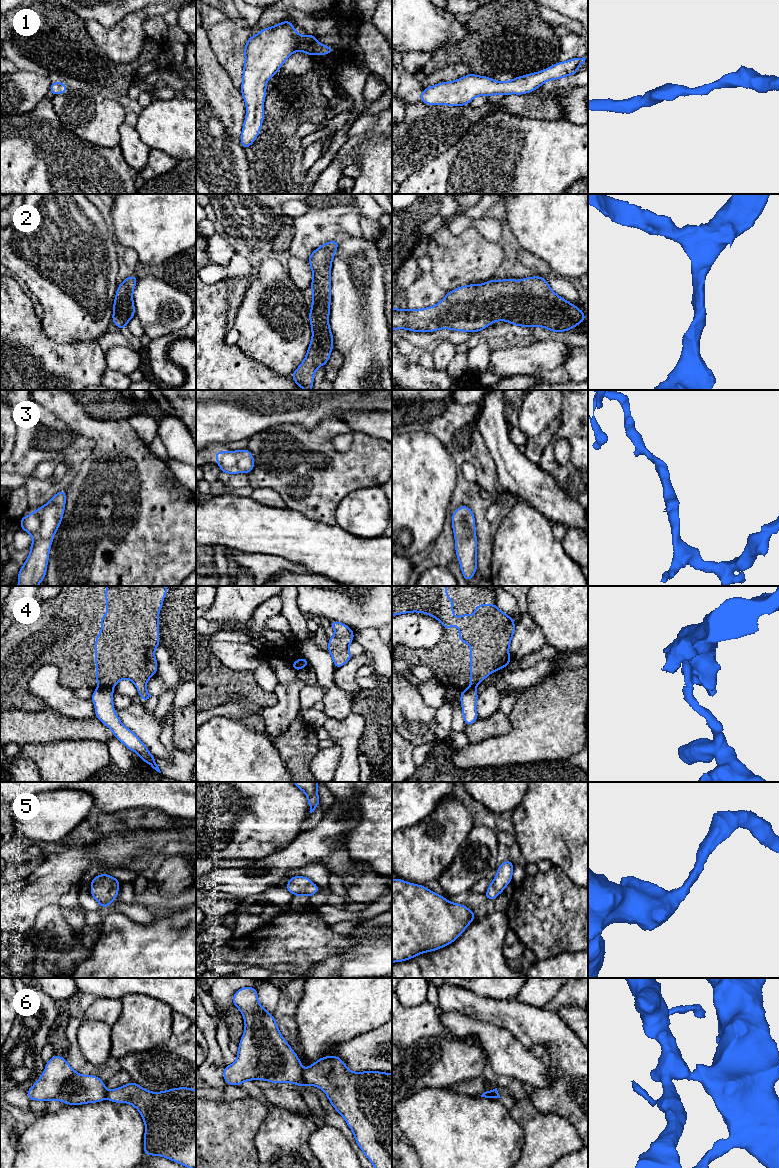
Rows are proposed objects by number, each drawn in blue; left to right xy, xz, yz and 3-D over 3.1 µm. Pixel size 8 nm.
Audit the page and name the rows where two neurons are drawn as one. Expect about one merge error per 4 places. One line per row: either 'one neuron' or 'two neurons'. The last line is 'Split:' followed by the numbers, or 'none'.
1: one neuron
2: one neuron
3: one neuron
4: two neurons
5: one neuron
6: two neurons
Split: 4, 6

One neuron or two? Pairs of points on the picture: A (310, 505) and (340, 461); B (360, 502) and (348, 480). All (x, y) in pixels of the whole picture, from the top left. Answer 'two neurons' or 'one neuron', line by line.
A: one neuron
B: two neurons

